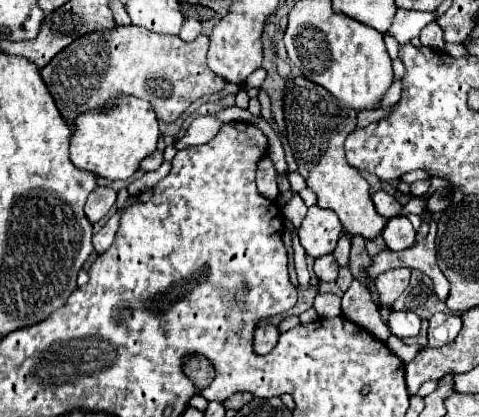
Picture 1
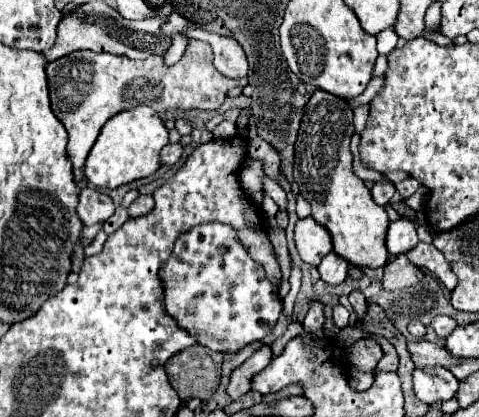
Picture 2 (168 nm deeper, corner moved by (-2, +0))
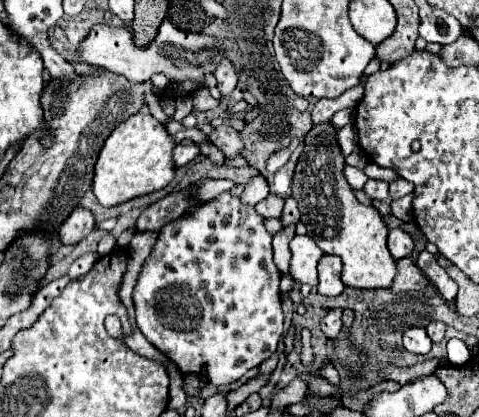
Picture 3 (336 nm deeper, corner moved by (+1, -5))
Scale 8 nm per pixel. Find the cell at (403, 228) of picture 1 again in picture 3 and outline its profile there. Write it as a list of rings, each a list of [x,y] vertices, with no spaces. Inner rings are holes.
[[[395,228],[389,232],[389,252],[395,260],[401,260],[413,252],[413,238],[403,232],[401,228]]]

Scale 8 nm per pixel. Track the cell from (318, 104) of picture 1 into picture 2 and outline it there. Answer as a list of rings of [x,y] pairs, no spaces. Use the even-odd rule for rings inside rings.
[[[316,89],[302,115],[302,123],[296,139],[294,179],[300,185],[300,193],[312,205],[312,217],[324,223],[332,235],[334,251],[356,267],[382,267],[390,257],[386,251],[386,211],[372,201],[372,195],[362,179],[352,171],[350,137],[354,133],[354,113],[348,101]]]

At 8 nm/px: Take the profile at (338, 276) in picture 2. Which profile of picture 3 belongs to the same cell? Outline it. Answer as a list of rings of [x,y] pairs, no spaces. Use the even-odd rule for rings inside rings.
[[[323,256],[319,260],[319,286],[317,292],[323,296],[339,296],[343,292],[341,282],[341,258],[339,256]]]

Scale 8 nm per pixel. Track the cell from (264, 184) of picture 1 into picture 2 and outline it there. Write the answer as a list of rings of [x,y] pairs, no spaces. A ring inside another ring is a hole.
[[[250,159],[250,165],[246,165],[240,171],[240,185],[244,187],[244,191],[248,195],[256,195],[256,193],[264,193],[264,181],[266,173],[264,173],[264,163],[260,159]]]

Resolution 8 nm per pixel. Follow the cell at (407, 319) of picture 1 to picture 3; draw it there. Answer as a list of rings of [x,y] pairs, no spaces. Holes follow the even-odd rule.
[[[409,328],[403,334],[403,346],[413,354],[427,354],[431,350],[431,344],[433,342],[429,340],[425,328]]]

